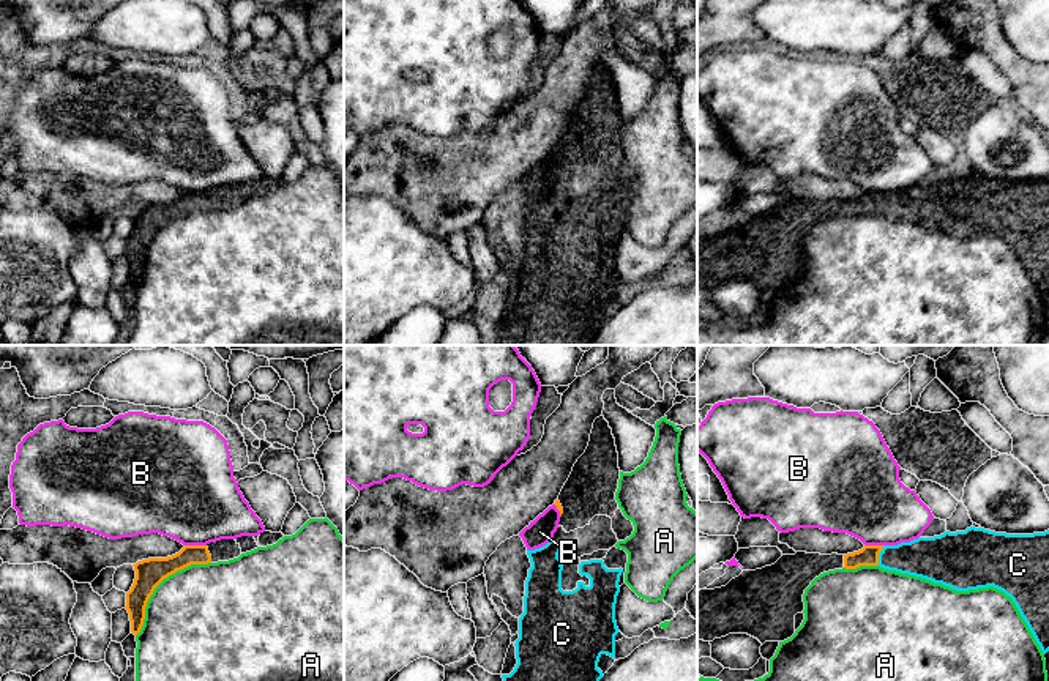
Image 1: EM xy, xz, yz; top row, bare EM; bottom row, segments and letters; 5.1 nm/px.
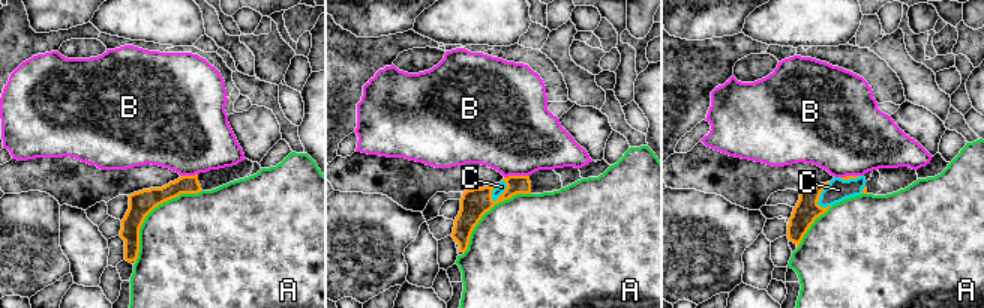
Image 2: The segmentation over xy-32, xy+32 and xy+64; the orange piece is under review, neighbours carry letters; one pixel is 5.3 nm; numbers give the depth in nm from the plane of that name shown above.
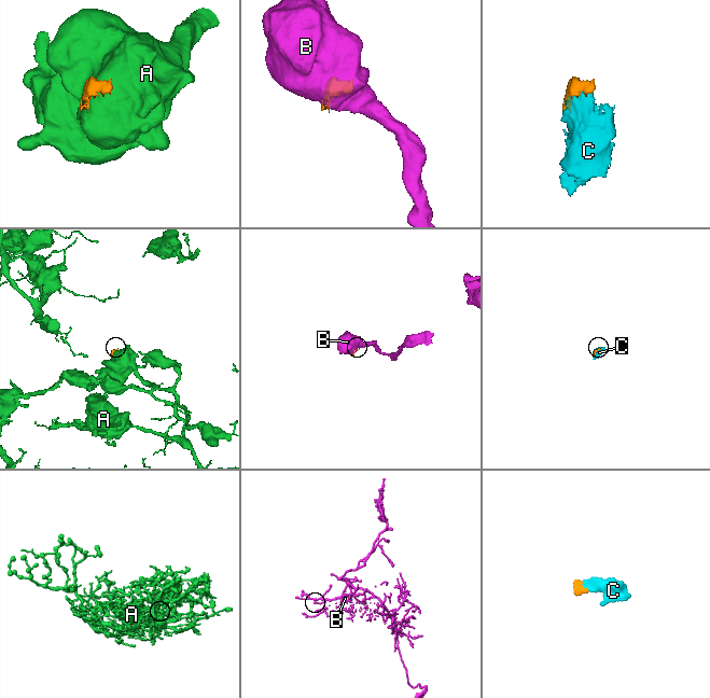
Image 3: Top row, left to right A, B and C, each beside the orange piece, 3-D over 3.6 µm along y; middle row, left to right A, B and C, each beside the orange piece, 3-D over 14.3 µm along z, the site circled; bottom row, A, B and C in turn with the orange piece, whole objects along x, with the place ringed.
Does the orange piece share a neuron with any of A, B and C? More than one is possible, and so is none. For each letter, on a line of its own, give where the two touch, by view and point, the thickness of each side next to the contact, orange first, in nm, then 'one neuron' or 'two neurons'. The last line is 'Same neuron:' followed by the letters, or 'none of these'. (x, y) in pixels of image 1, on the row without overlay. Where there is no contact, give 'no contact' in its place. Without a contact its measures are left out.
A: xy (158, 230) | 150/500 nm | two neurons
B: xy (196, 193) | 130/460 nm | two neurons
C: yz (877, 202) | 100/200 nm | one neuron
Same neuron: C

